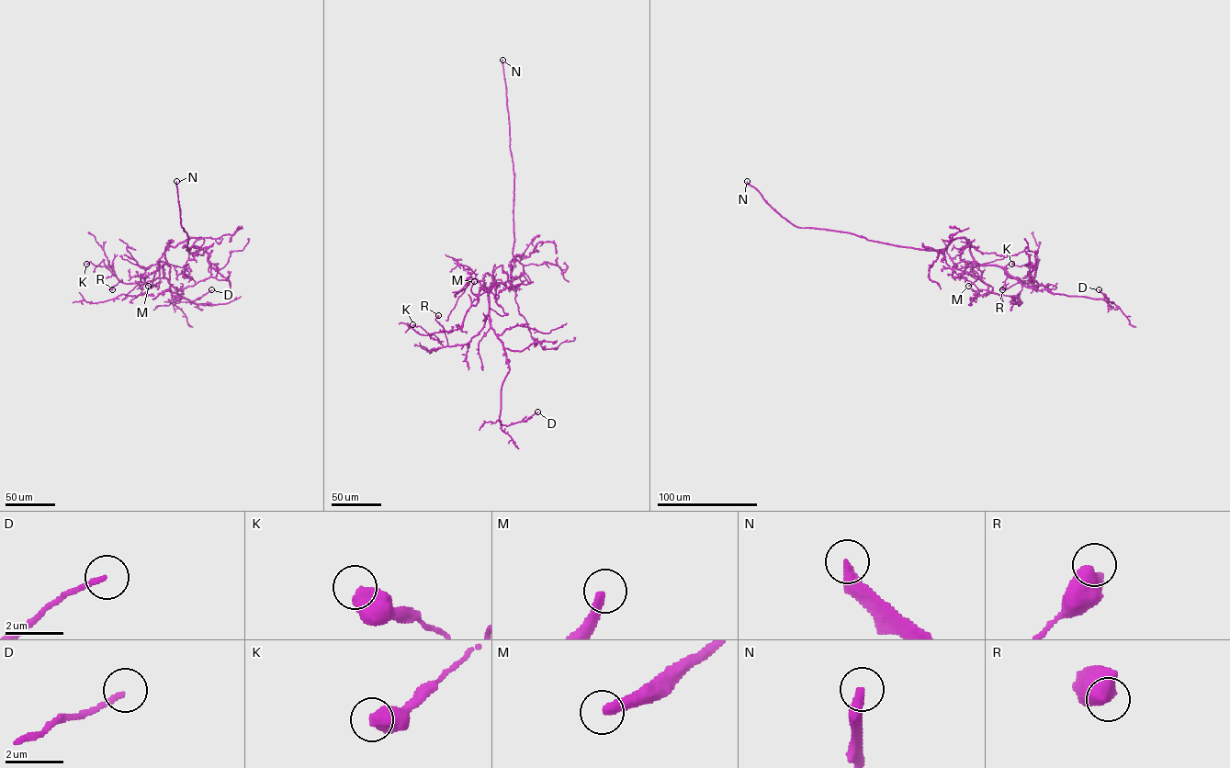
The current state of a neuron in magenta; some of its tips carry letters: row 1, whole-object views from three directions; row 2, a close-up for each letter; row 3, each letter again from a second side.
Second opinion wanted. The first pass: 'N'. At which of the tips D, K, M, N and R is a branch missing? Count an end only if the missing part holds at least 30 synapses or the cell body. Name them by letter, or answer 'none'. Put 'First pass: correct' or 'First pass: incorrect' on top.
First pass: incorrect
M, N

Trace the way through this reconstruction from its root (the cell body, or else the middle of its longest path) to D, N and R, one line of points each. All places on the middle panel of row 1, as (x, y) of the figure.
D: (518, 277), (491, 283), (489, 295), (489, 321), (509, 366), (502, 387), (500, 423), (524, 421), (537, 412)
N: (518, 277), (524, 272), (524, 265), (513, 254), (513, 173), (502, 60)
R: (518, 277), (490, 284), (484, 326), (467, 344), (448, 346), (443, 327), (435, 320), (438, 315)

